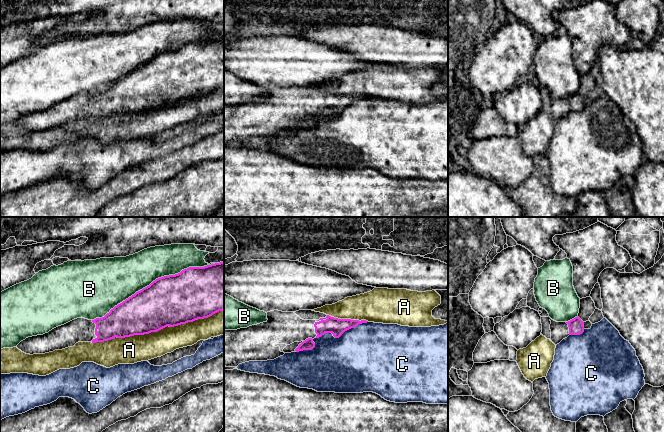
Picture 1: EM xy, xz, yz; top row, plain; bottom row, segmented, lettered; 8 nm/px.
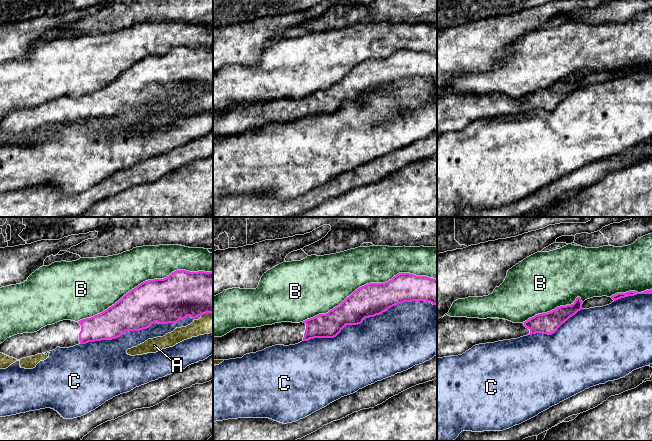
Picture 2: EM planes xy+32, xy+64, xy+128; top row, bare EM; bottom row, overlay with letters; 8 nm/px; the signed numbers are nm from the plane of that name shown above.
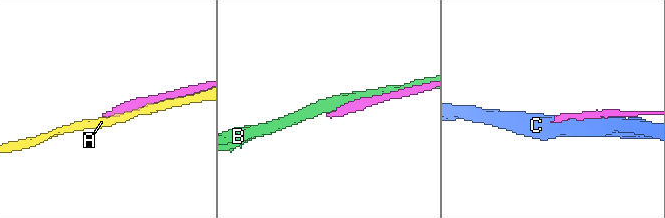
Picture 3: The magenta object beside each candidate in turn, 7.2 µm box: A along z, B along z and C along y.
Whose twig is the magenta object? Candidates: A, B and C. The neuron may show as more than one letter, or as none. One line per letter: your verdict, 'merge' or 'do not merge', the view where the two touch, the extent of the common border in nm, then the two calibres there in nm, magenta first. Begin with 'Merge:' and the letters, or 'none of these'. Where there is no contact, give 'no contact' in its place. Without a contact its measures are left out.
Merge: none of these
A: do not merge | xy | 1100 nm | 400/220 nm
B: do not merge | xy | 1100 nm | 400/320 nm
C: do not merge | xz | 440 nm | 140/500 nm

